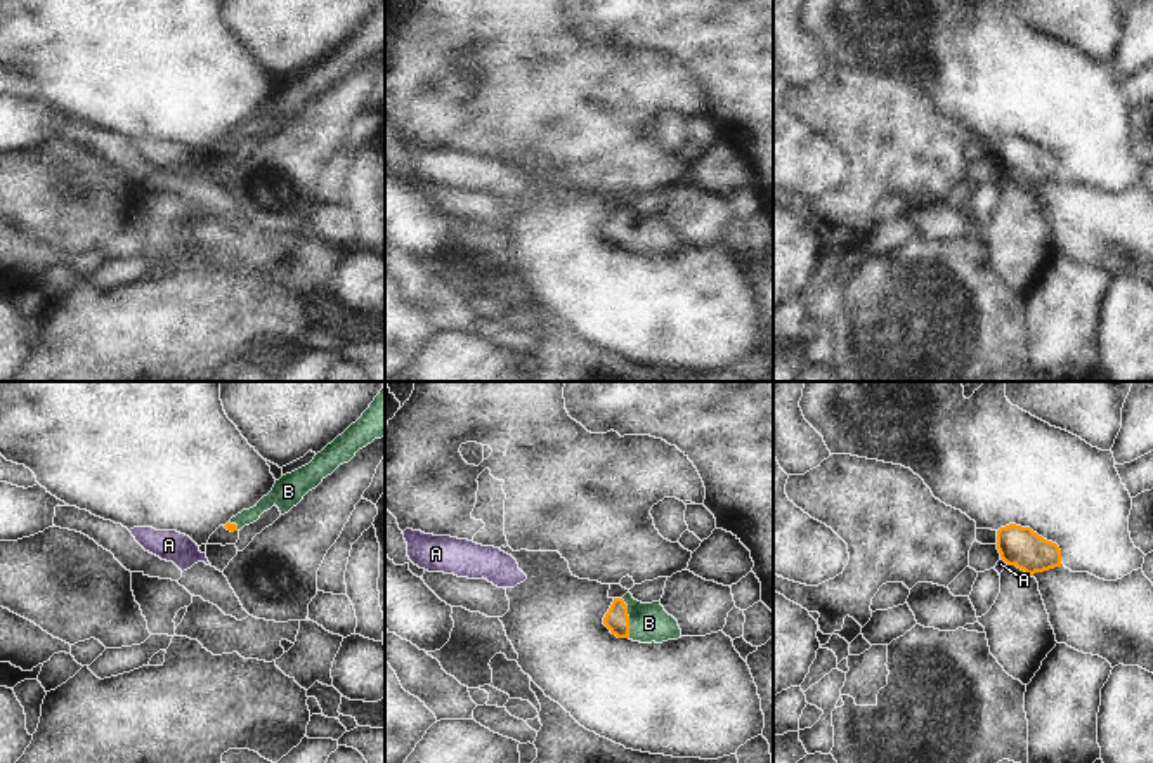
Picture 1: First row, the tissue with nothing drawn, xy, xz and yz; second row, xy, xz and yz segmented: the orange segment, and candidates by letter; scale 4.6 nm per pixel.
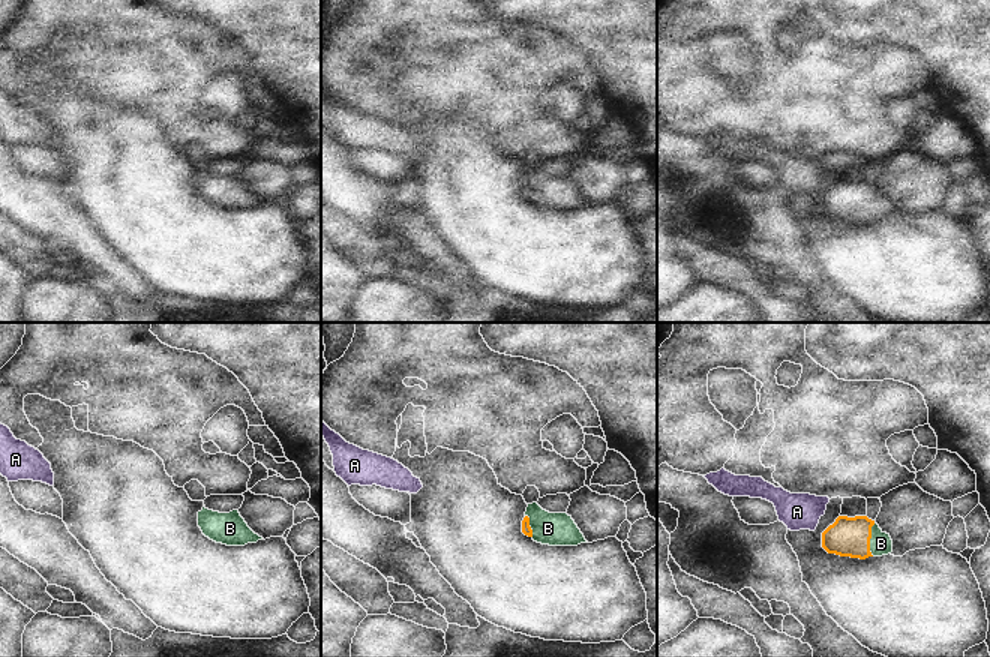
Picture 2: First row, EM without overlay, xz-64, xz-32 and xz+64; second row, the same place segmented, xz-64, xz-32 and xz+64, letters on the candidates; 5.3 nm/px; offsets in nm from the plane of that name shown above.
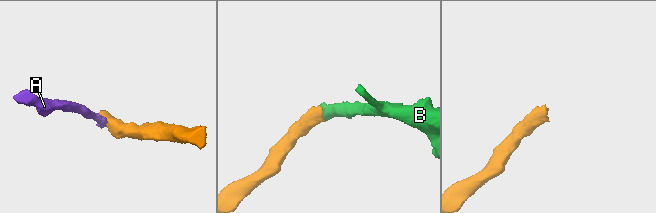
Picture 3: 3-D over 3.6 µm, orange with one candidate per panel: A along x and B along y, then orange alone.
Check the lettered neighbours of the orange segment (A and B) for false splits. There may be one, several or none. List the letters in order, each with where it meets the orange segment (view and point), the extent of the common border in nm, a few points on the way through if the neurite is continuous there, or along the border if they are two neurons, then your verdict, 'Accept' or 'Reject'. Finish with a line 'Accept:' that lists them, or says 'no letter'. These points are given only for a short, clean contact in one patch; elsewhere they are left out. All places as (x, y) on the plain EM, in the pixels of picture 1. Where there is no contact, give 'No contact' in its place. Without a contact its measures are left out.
A: Touches orange at yz (1004, 172). Shared border 50 nm. Boundary: yz (1001, 169), (1008, 176). Reject
B: Touches orange at xz (628, 229). Shared border 190 nm. Path across: xz (616, 231), (628, 229), (649, 234). Accept
Accept: B

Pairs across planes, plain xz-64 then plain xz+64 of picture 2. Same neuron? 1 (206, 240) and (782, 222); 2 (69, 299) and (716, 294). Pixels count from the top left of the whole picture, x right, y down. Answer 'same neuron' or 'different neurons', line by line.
1: different neurons
2: same neuron

